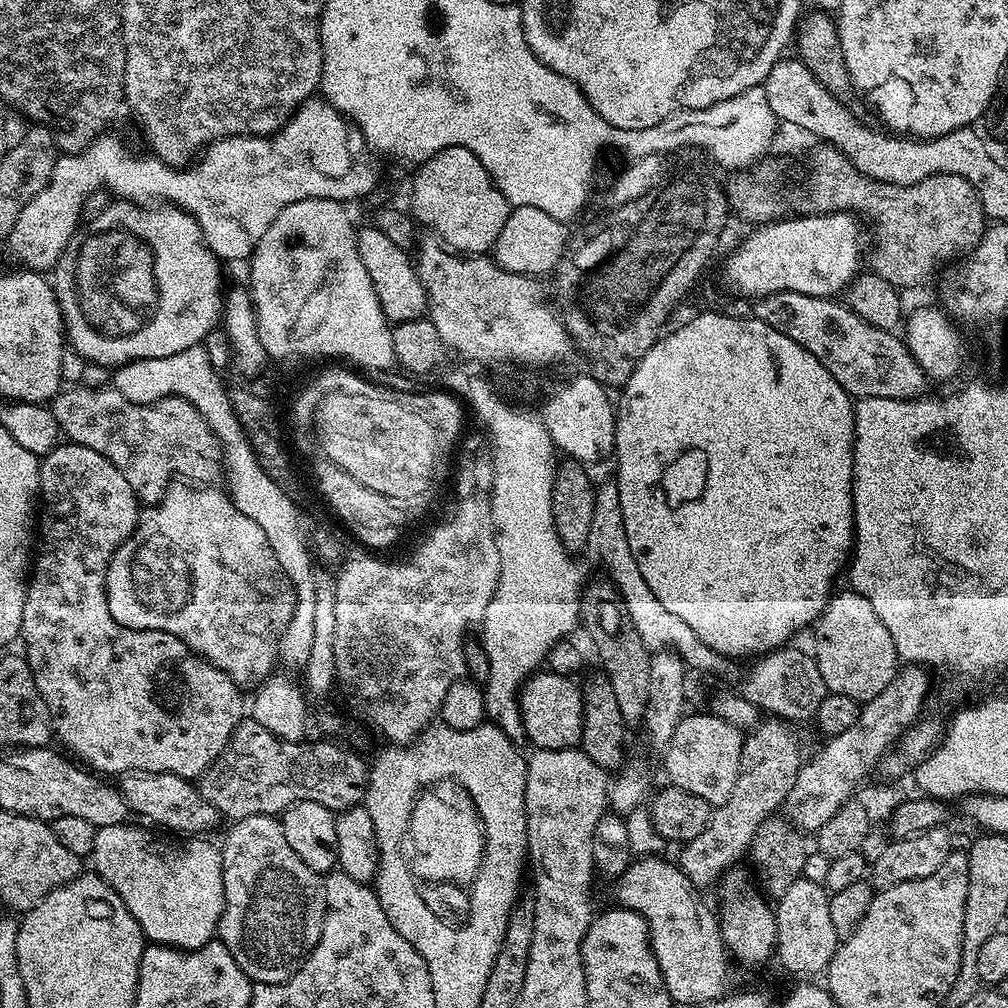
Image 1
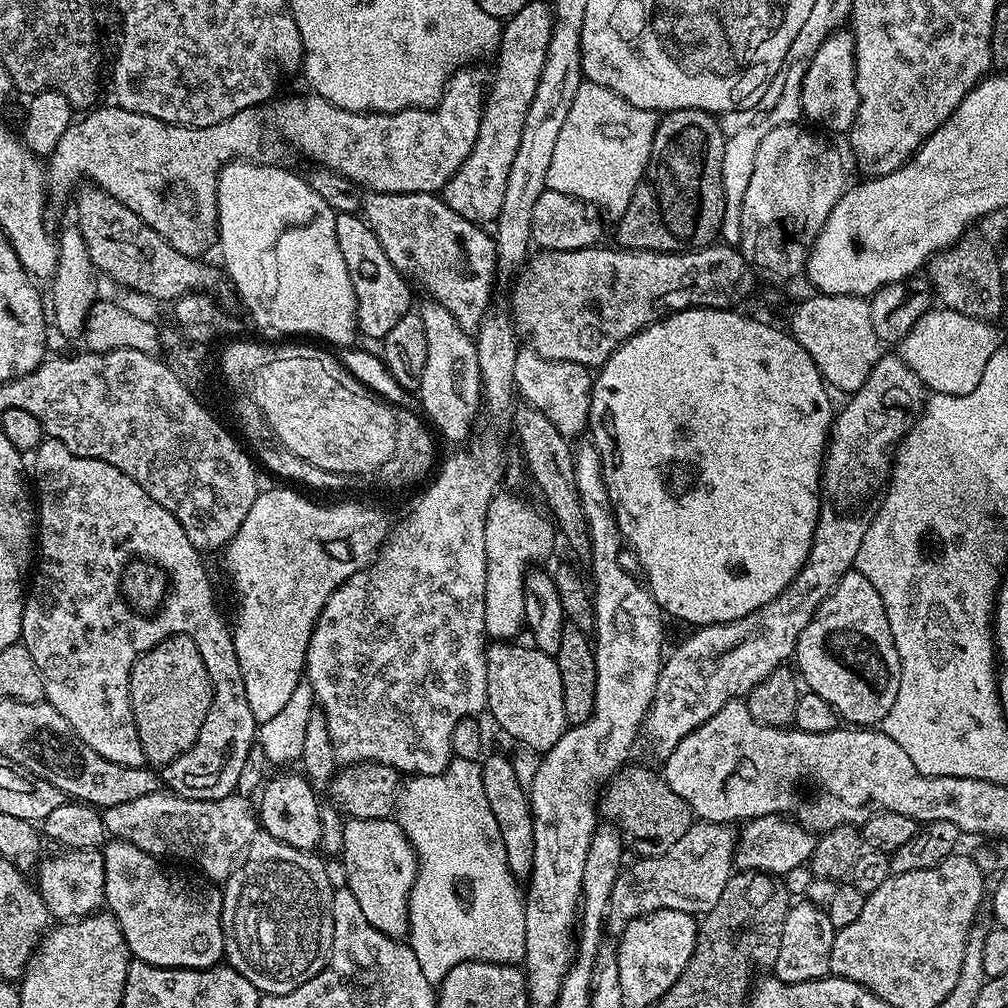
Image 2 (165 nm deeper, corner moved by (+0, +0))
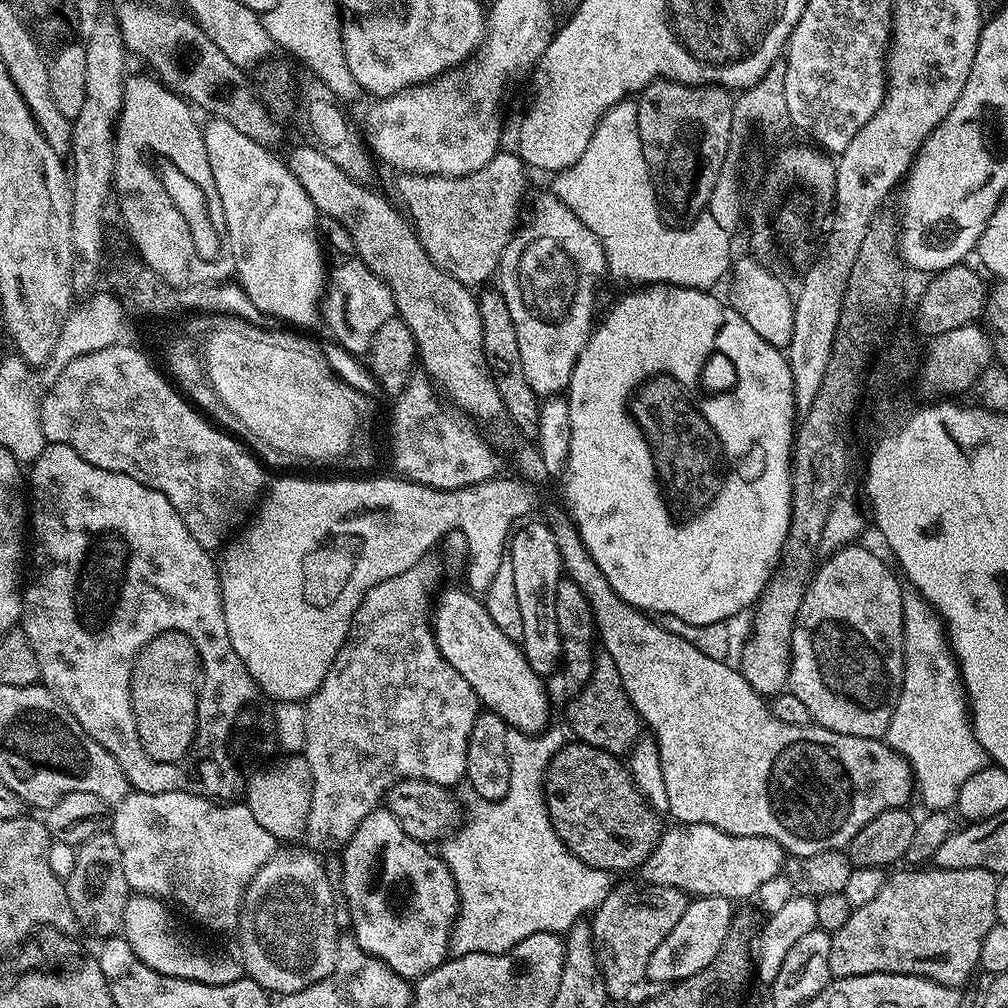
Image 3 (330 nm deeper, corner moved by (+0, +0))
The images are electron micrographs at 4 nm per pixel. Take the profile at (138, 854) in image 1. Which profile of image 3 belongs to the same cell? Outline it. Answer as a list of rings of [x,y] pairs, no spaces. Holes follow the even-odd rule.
[[[129,895],[124,911],[122,935],[130,942],[134,954],[150,970],[183,980],[202,982],[210,986],[226,986],[230,982],[245,979],[244,965],[239,959],[231,960],[220,952],[207,952],[196,940],[191,940],[184,932],[176,929],[172,921],[169,905],[157,900],[155,896]]]

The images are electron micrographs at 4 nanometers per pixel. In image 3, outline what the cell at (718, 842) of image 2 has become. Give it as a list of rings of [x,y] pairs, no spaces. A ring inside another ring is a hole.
[[[641,883],[641,888],[613,887],[600,907],[591,913],[592,945],[604,986],[613,1001],[628,996],[648,975],[650,954],[662,946],[662,938],[674,930],[674,925],[690,900],[687,895],[668,885]]]

